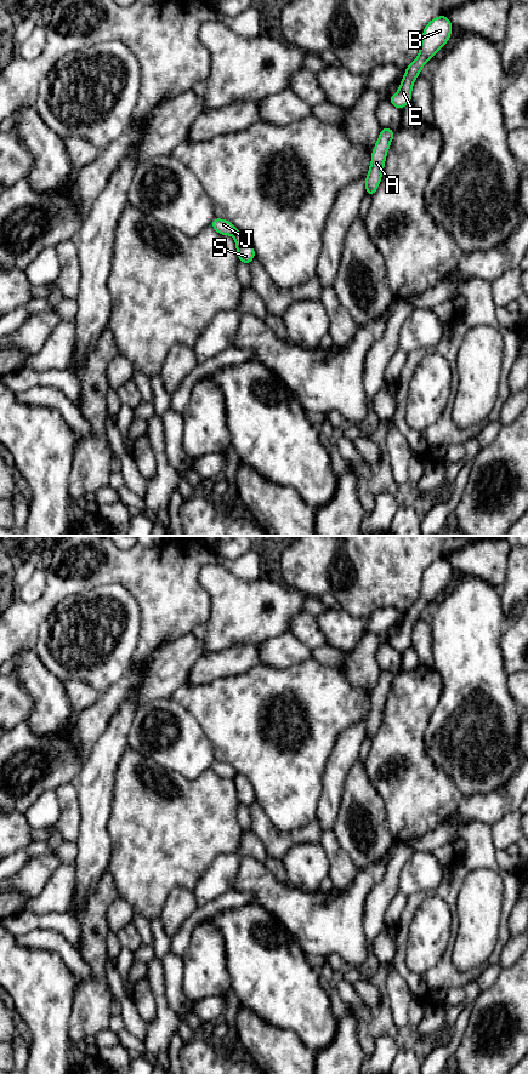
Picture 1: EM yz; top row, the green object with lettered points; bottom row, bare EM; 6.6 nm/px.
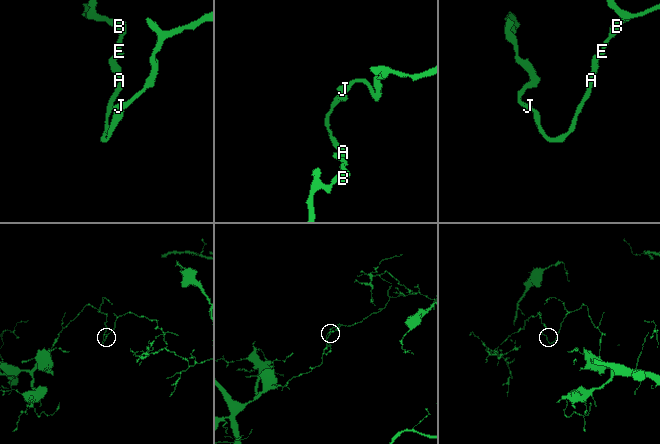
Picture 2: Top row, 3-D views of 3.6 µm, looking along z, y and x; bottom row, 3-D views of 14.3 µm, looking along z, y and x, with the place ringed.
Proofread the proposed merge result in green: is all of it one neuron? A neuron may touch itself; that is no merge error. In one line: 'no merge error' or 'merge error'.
merge error

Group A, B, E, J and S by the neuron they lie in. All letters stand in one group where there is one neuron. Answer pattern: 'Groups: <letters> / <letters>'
Groups: A B E S / J

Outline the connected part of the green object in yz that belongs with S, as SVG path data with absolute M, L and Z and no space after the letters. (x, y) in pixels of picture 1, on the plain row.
M240 773L235 775L234 783L235 783L238 802L250 809L250 806L255 801L255 793L254 793L251 783L245 776Z

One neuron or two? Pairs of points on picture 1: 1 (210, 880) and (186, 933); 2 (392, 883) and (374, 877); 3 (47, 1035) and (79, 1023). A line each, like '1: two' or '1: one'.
1: two
2: two
3: two

